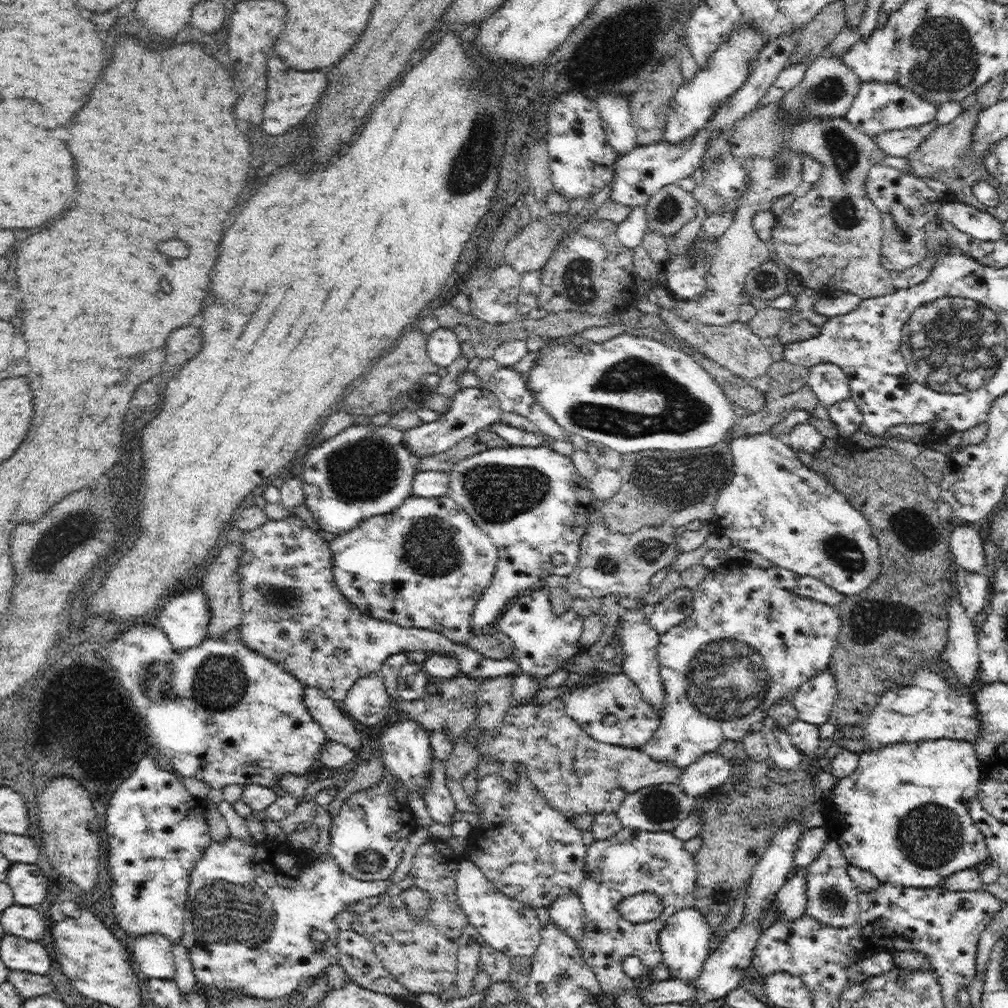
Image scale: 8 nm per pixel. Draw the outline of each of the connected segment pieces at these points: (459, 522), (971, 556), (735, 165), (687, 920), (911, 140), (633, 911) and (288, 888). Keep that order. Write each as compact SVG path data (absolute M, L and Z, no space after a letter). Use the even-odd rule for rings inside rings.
M448 494L437 498L412 495L388 514L360 522L354 530L332 540L334 578L342 594L362 612L403 627L430 629L446 635L446 630L470 626L479 596L490 586L496 570L496 546L488 533Z
M965 524L958 525L950 535L950 550L954 554L954 565L961 566L968 572L980 574L984 568L984 541L974 528Z
M724 129L708 143L702 159L702 166L696 168L696 172L692 175L697 184L692 193L697 202L705 206L707 213L729 210L734 212L735 216L738 198L748 188L747 171L743 168L741 160L732 155L731 143L728 143L730 136L731 129Z
M686 908L668 918L666 927L658 934L658 943L662 949L663 962L667 965L670 979L680 982L695 982L701 974L709 952L709 944L713 936L704 916L695 908Z
M934 119L932 122L920 126L910 126L902 130L881 132L873 139L882 152L890 156L907 158L938 125L937 120Z
M640 892L625 899L618 904L618 913L630 923L651 922L662 915L663 901L654 892Z
M231 836L226 842L213 841L212 844L208 845L208 850L204 850L202 858L198 860L192 872L186 901L186 918L180 941L188 951L188 956L193 966L193 973L195 974L198 985L216 987L216 989L222 991L230 989L232 992L248 995L249 997L268 1000L272 1000L272 998L284 998L284 996L288 996L288 994L299 992L305 985L311 984L311 981L314 978L320 977L330 964L337 965L338 947L336 947L336 940L338 940L338 932L340 930L338 925L334 922L336 915L339 914L339 912L346 911L350 904L356 904L363 900L363 898L378 896L382 893L385 894L390 887L390 878L376 881L362 881L351 878L340 869L340 866L338 866L335 859L329 855L329 852L322 854L320 858L314 858L311 849L296 850L287 840L272 842L266 838L258 842L258 840L252 838L250 842L246 842L246 840L242 840L242 838L232 838ZM312 929L320 929L320 931L324 931L324 933L328 935L328 940L322 943L322 954L318 954L317 948L319 944L316 946L311 939L310 933Z

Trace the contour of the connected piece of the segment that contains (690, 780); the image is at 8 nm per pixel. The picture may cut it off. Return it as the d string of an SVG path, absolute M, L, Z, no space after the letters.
M717 751L706 753L682 770L677 783L692 798L706 796L731 777L731 763Z

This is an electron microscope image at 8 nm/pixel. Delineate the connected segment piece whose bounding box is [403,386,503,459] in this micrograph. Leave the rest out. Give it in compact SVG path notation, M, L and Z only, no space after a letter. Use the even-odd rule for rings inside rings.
M483 386L460 389L453 397L449 409L444 414L440 414L436 420L403 431L405 446L420 459L434 456L480 430L488 430L490 426L500 422L502 414L499 401L492 390Z

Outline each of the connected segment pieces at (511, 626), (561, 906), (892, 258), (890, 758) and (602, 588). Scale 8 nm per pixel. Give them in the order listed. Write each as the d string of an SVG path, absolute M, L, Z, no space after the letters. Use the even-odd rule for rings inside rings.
M543 584L534 587L534 592L530 594L521 593L502 612L498 630L507 634L514 642L514 651L509 653L512 653L510 657L519 668L519 671L513 672L512 698L514 703L522 702L522 700L532 703L534 696L541 690L542 678L562 669L564 662L568 662L570 658L586 653L586 649L581 648L580 643L583 624L584 618L572 609L567 610L562 616L552 613L550 597Z
M566 893L555 899L556 902L549 908L552 922L578 941L588 924L578 893Z
M882 162L875 165L865 180L865 189L874 206L878 208L882 215L882 246L880 252L880 262L884 269L897 274L914 265L922 265L927 256L927 235L925 234L925 226L934 217L937 216L938 206L940 206L941 196L934 193L930 186L926 183L925 178L916 177L915 175L900 172L890 166L885 166Z
M938 738L938 740L926 740L922 742L896 742L888 744L880 750L865 750L858 753L858 766L852 774L841 778L828 793L827 820L824 826L829 836L840 845L842 853L847 862L860 869L869 871L882 883L913 887L914 889L934 888L942 886L946 878L963 869L975 868L980 862L986 862L989 858L989 851L985 844L985 837L980 829L974 824L970 813L968 813L968 802L976 798L980 784L980 767L978 757L974 751L974 745L966 740L949 738Z
M590 508L584 536L580 540L579 561L564 585L566 593L577 599L603 598L608 594L642 600L650 592L650 578L666 568L680 550L675 542L676 531L664 526L642 526L634 534L610 532L600 510Z

